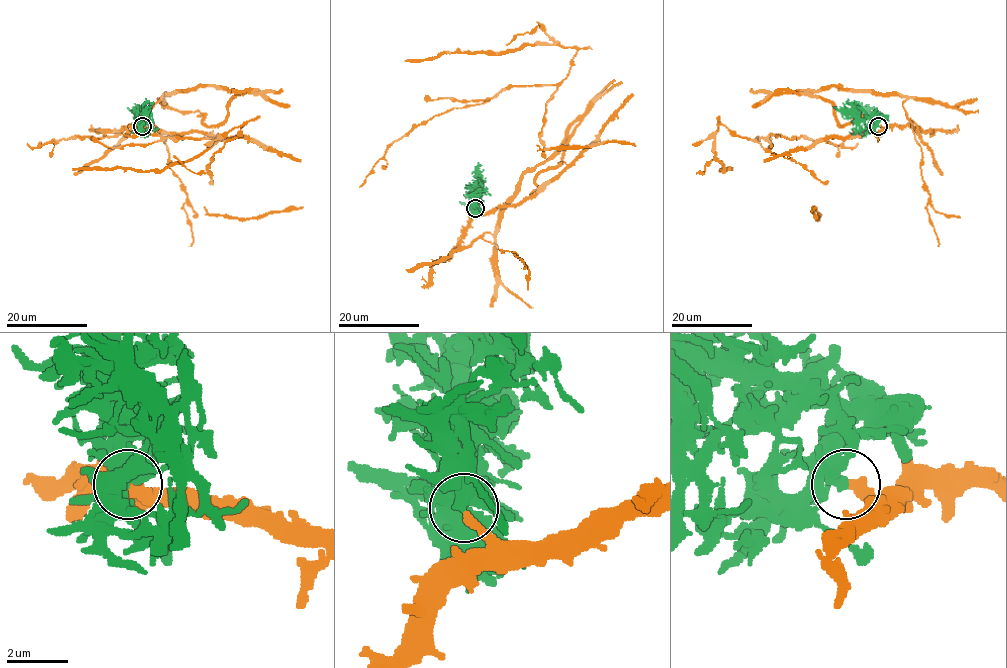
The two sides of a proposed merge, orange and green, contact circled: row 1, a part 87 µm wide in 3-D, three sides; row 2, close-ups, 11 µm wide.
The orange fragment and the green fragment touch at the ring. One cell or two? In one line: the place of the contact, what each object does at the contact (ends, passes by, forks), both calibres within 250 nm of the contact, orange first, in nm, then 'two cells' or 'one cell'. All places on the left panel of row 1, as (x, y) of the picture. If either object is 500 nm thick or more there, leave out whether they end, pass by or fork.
place (142, 126); orange ends; green ends; calibres 320 and 400 nm; two cells

